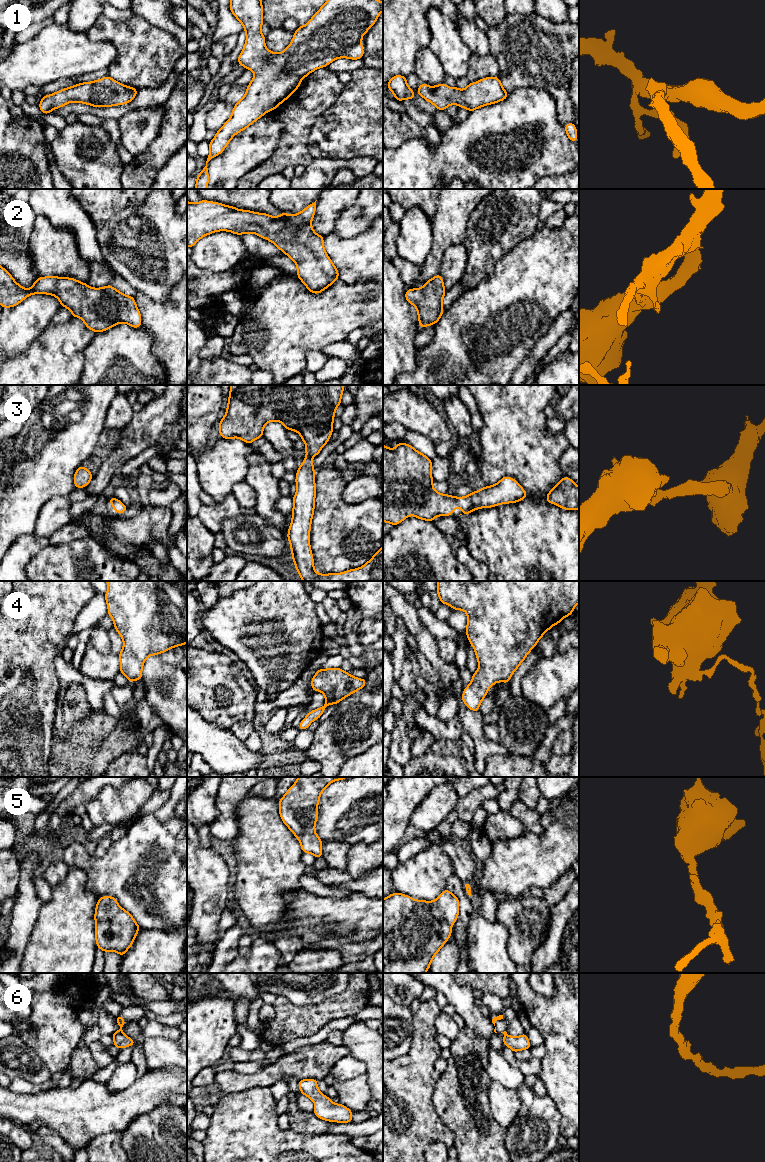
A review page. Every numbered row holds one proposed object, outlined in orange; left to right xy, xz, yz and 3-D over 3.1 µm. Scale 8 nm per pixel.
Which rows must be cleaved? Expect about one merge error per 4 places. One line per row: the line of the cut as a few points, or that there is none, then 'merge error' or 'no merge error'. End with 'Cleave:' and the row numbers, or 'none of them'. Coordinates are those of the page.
1: no cut | no merge error
2: no cut | no merge error
3: no cut | no merge error
4: xz (325, 703), (327, 705) | merge error
5: no cut | no merge error
6: no cut | no merge error
Cleave: 4

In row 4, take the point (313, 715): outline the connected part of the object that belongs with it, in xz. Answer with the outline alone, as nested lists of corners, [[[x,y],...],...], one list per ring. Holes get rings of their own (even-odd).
[[[325,704],[324,706],[318,709],[310,711],[308,715],[301,721],[298,729],[299,730],[307,729],[310,726],[312,721],[319,719],[319,717],[323,714],[326,708],[327,708],[327,704]]]

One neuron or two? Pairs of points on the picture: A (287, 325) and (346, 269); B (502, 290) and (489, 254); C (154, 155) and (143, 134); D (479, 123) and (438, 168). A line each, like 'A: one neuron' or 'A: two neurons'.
A: two neurons
B: two neurons
C: two neurons
D: one neuron

